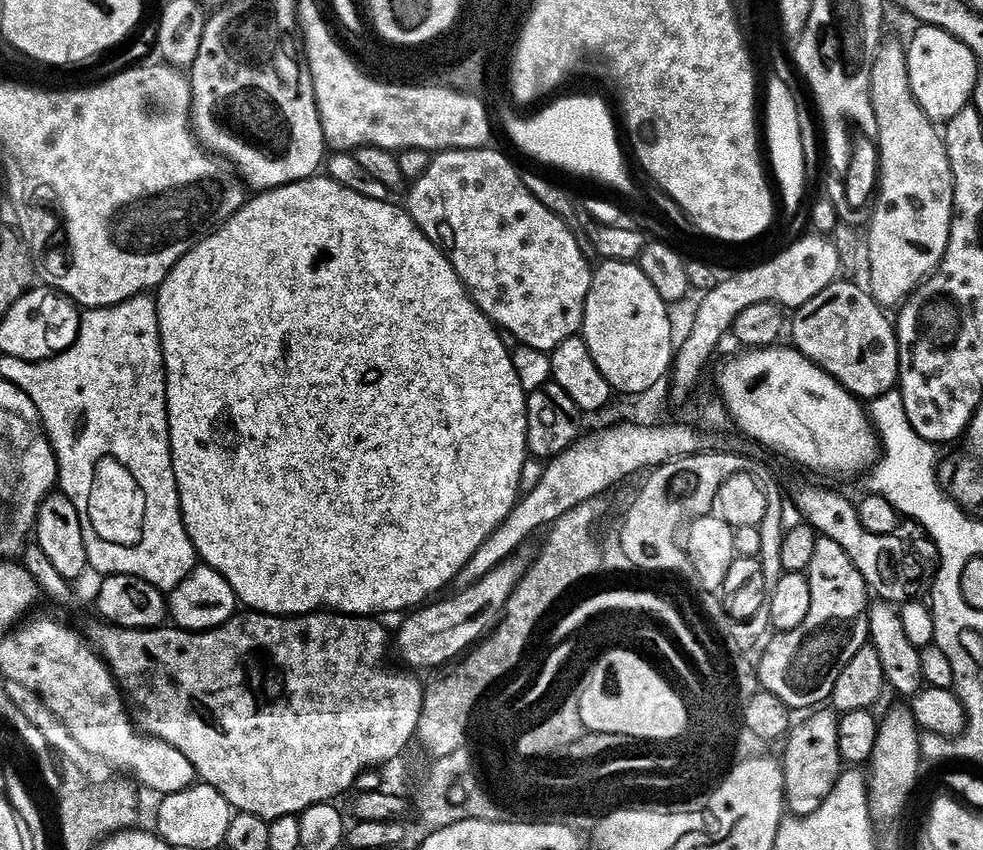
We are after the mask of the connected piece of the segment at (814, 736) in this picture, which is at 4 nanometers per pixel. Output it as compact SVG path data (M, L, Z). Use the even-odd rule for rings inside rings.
M816 710L809 716L812 717L805 724L797 723L791 729L786 740L788 749L782 755L786 804L791 815L796 818L814 815L842 776L840 720L837 713L832 710Z

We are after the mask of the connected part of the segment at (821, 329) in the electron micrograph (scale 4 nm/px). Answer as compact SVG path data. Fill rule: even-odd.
M837 282L808 297L799 305L796 317L791 317L790 332L796 351L801 352L811 364L818 365L823 372L830 374L846 391L861 401L869 402L875 396L884 396L900 383L900 338L895 323L888 321L883 307L877 304L875 296L867 287Z

